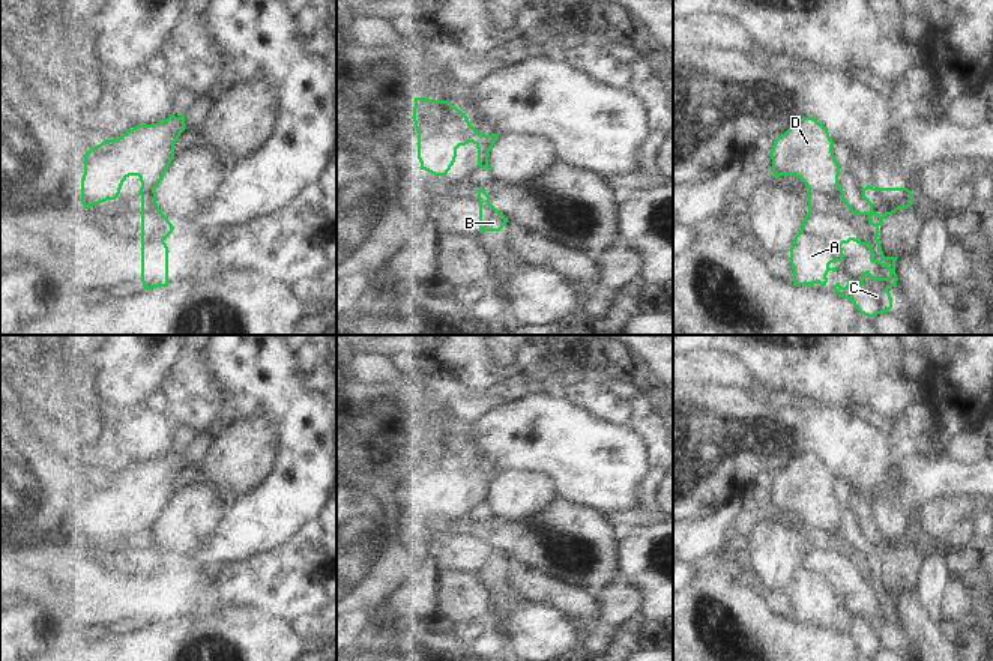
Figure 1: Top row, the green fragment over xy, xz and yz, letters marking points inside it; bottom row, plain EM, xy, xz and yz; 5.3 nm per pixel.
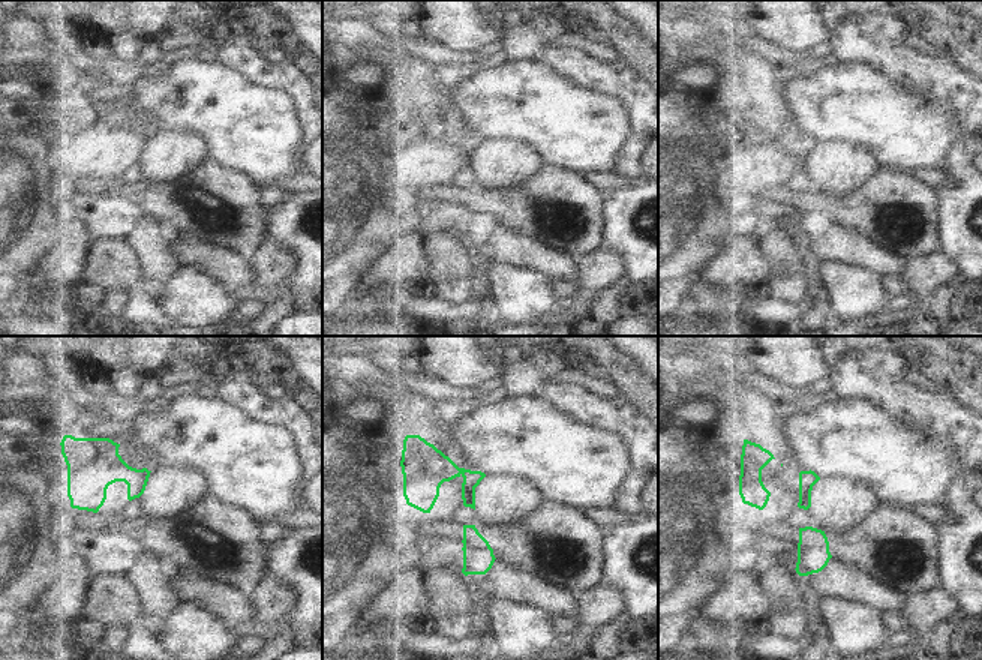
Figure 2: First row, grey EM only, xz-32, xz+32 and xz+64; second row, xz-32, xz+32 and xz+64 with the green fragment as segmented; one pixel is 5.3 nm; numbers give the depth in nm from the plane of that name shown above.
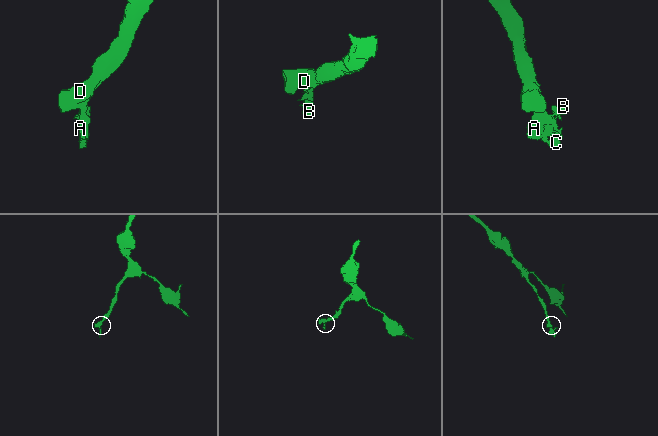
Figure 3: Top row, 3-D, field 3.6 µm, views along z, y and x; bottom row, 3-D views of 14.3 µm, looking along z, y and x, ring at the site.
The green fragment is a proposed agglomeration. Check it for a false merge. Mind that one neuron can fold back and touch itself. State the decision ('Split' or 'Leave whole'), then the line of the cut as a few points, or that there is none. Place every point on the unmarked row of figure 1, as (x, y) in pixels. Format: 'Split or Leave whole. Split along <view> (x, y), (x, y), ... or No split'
Split. Split along yz (837, 520), (808, 526).

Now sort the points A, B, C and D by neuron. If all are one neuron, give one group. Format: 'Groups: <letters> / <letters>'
Groups: A B C / D.

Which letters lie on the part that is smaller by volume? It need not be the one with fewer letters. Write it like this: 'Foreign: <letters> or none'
Foreign: A, B, C

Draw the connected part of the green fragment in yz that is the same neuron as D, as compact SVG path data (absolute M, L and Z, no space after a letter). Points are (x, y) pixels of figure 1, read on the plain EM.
M813 454L799 455L775 476L769 490L771 509L775 515L796 512L808 526L838 521L840 502L832 482L822 460Z

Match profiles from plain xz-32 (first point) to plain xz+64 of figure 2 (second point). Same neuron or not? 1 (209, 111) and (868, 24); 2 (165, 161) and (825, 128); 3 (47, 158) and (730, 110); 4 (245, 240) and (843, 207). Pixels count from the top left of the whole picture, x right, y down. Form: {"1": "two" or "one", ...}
{"1": "two", "2": "two", "3": "two", "4": "one"}

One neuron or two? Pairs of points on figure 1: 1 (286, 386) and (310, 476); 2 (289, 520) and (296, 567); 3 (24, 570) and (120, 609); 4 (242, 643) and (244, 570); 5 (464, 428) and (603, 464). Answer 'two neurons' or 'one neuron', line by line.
1: one neuron
2: two neurons
3: one neuron
4: two neurons
5: one neuron

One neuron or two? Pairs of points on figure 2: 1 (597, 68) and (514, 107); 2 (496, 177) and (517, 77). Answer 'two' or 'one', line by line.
1: two
2: two

